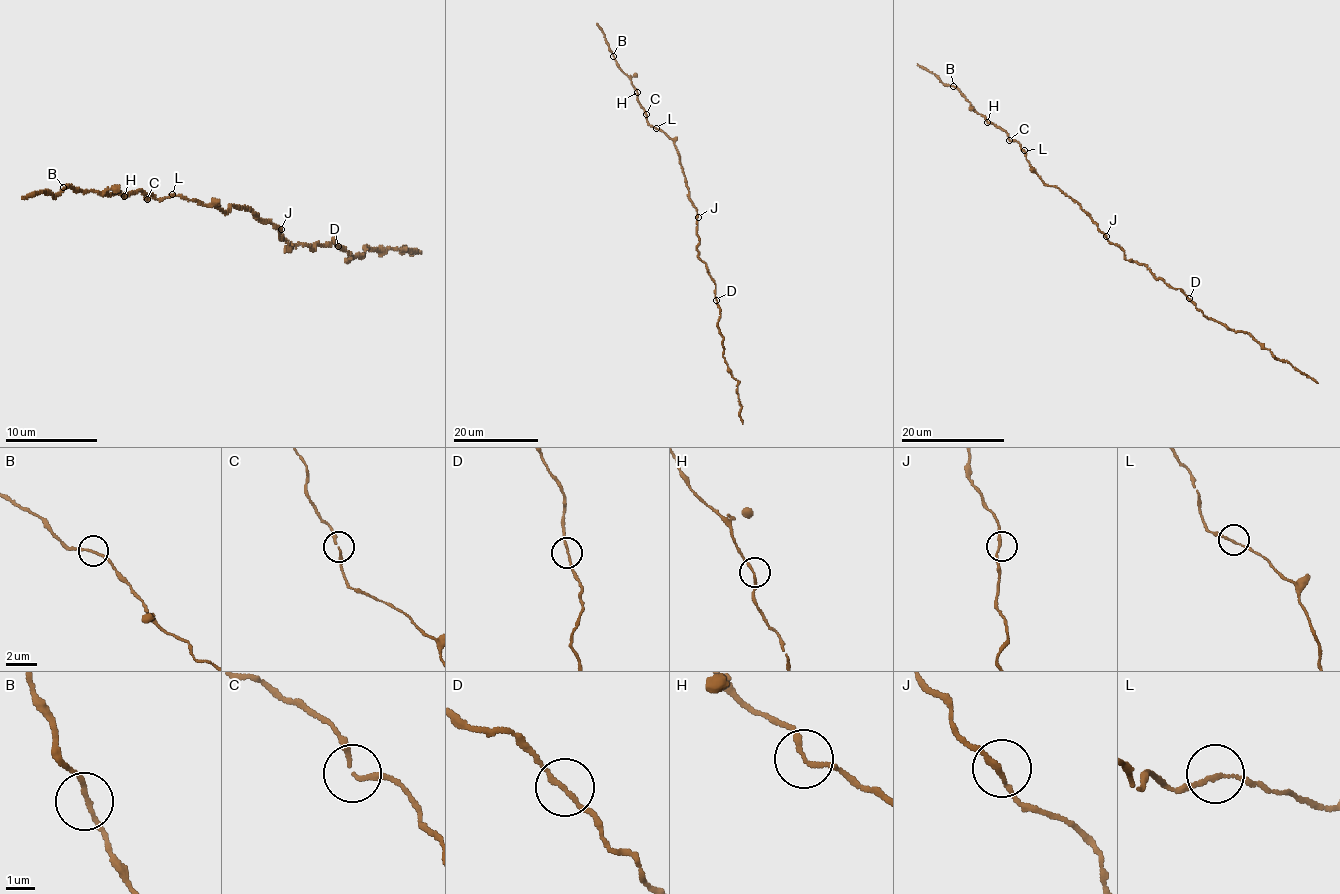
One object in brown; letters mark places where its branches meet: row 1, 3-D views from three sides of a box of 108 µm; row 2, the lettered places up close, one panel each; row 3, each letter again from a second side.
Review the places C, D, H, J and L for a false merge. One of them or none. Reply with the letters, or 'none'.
none

